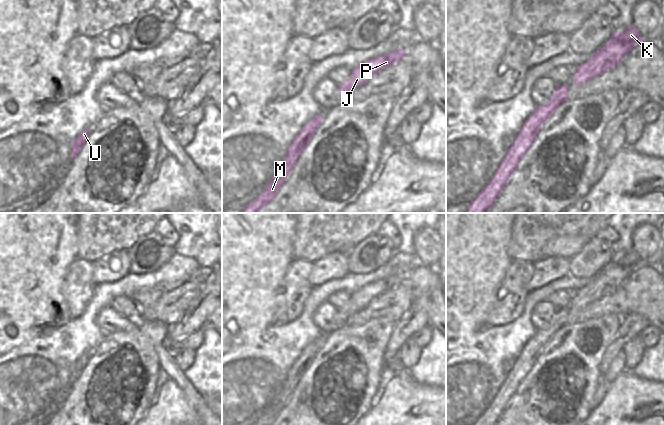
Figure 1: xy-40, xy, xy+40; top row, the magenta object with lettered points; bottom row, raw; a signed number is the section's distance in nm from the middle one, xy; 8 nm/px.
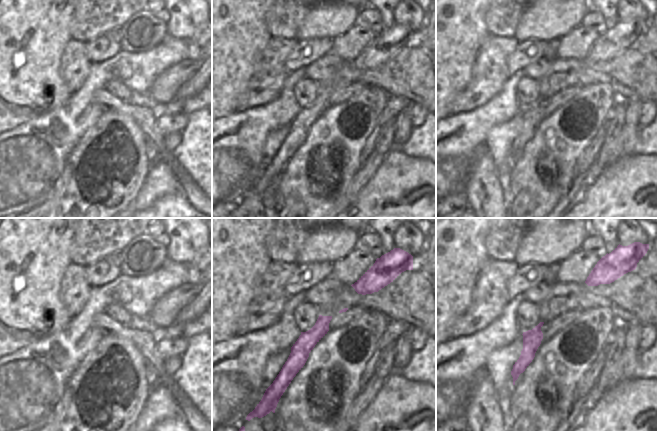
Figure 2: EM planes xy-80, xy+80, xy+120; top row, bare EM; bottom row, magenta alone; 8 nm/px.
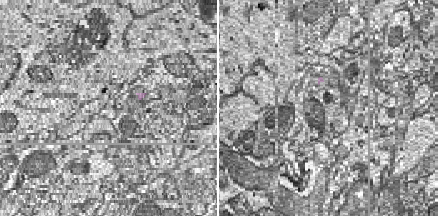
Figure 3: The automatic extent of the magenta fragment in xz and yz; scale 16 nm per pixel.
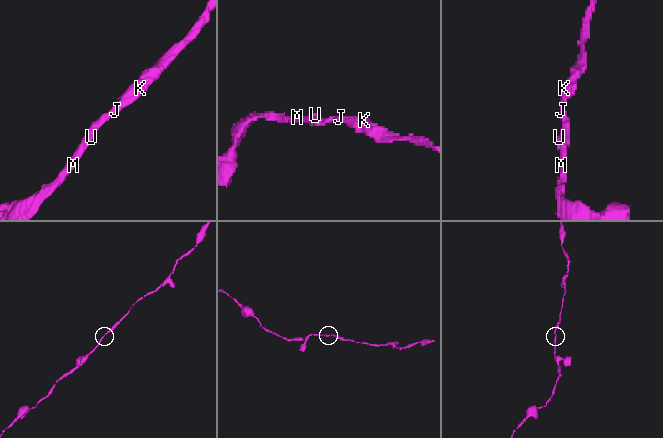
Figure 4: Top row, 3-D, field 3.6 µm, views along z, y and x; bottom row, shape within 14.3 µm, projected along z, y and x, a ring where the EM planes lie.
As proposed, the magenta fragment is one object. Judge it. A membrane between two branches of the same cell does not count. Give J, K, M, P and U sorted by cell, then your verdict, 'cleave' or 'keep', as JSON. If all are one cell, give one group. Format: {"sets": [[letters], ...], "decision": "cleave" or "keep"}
{"sets": [["J", "K", "M", "P", "U"]], "decision": "keep"}

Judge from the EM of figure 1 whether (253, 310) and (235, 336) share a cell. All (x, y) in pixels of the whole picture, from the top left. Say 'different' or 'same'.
same

